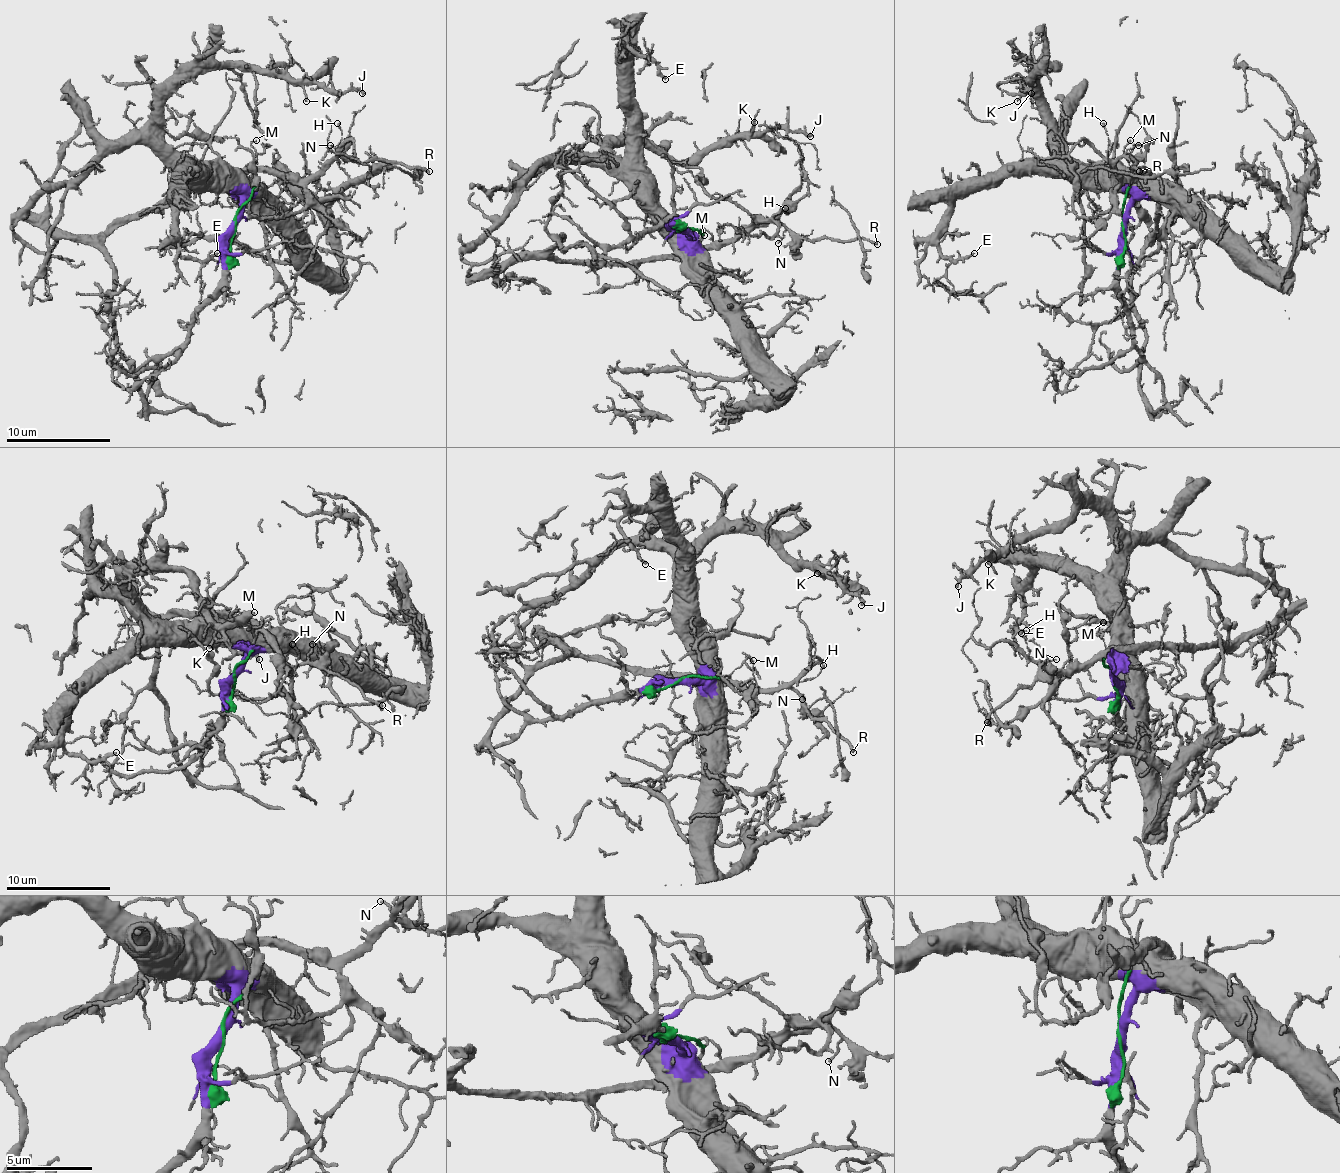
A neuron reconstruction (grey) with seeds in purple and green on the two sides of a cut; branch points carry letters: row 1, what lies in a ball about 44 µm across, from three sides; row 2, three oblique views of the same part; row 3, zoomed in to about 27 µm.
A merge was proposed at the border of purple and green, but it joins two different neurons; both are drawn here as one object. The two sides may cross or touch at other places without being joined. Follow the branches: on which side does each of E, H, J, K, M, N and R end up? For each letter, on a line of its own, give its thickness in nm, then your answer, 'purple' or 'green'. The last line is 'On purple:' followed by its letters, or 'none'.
E: calibre 200 nm; purple
H: calibre 120 nm; green
J: calibre 180 nm; purple
K: calibre 130 nm; purple
M: calibre 100 nm; green
N: calibre 100 nm; green
R: calibre 200 nm; green
On purple: E, J, K

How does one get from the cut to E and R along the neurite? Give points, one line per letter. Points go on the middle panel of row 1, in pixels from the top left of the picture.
E: (683, 228), (657, 199), (655, 179), (634, 140), (634, 80), (626, 43), (647, 56), (665, 80)
R: (683, 228), (702, 233), (699, 244), (725, 246), (751, 228), (777, 220), (806, 238), (868, 238), (876, 244)

